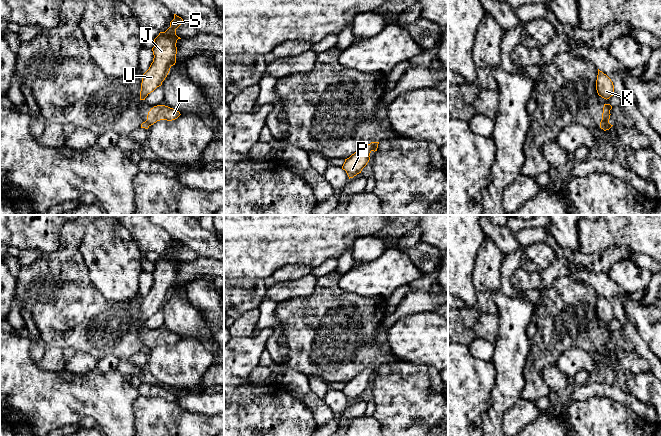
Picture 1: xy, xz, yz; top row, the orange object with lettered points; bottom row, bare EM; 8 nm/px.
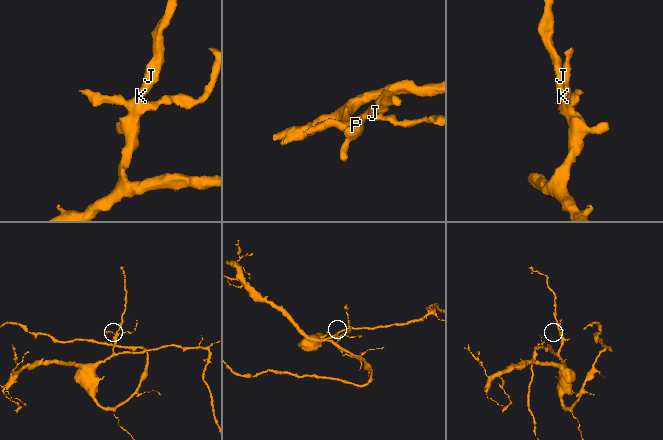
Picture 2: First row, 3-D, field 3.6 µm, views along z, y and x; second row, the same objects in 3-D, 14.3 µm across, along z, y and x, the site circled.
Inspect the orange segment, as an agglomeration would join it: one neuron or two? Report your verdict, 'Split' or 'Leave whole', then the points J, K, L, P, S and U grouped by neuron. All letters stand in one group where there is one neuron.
Split. Groups: J K P S U / L

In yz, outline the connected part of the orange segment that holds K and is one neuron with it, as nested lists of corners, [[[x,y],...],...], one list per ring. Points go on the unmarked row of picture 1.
[[[598,293],[596,304],[596,314],[599,320],[604,323],[609,323],[614,318],[614,309],[611,303]]]

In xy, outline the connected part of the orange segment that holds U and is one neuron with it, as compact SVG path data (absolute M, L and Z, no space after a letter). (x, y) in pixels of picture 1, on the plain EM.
M174 238L174 243L170 246L170 251L165 256L160 256L154 263L153 286L149 293L143 298L140 324L153 316L157 311L162 309L162 306L167 301L170 292L176 287L178 263L176 253L183 247L183 243Z

